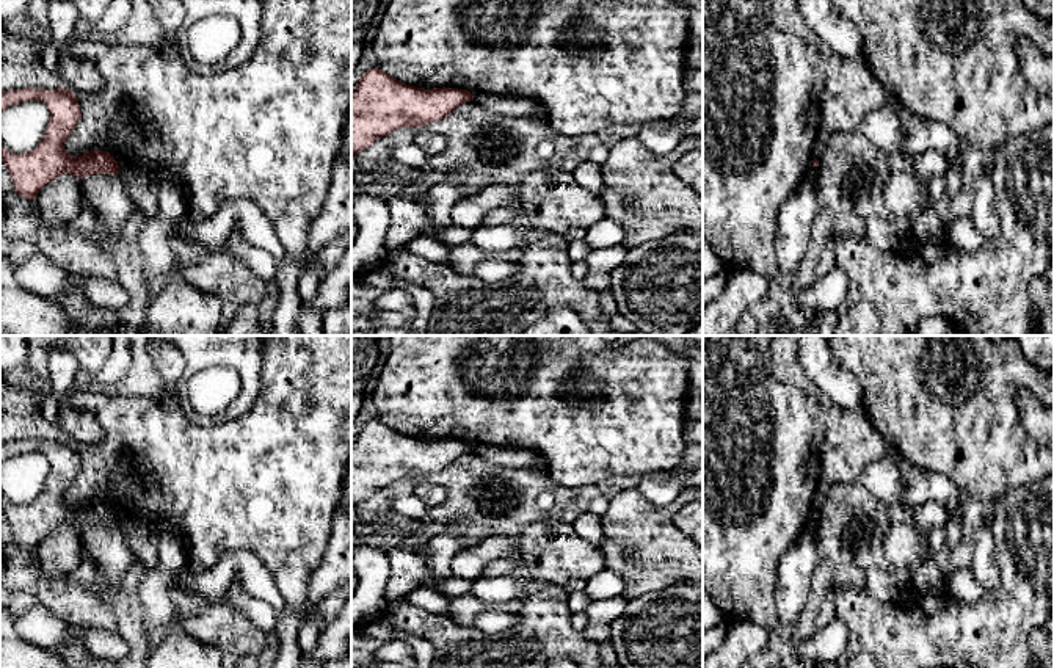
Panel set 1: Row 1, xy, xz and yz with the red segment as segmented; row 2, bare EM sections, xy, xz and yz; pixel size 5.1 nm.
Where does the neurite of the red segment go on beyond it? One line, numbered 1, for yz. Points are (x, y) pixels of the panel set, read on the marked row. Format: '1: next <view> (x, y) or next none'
1: next none

